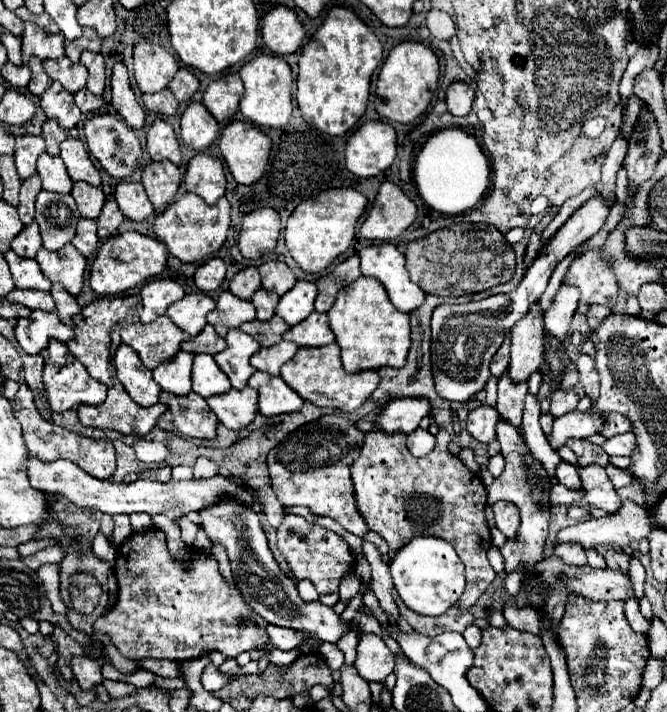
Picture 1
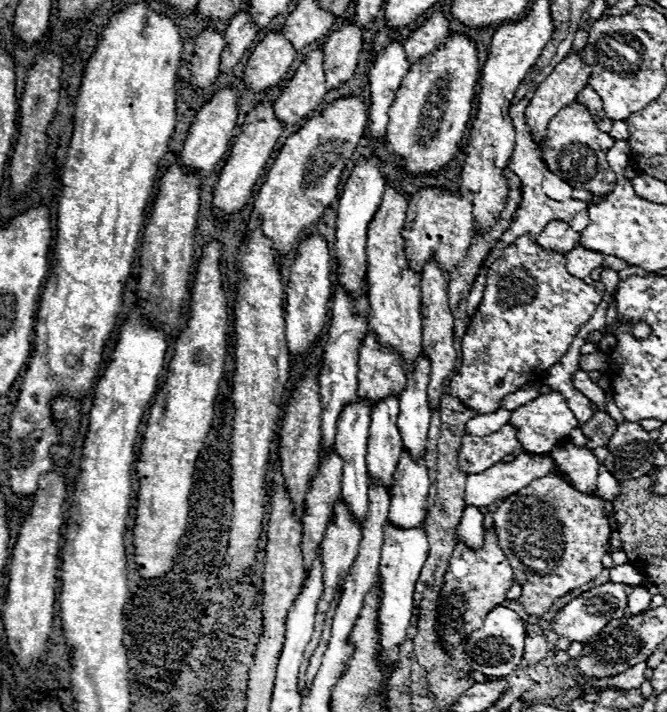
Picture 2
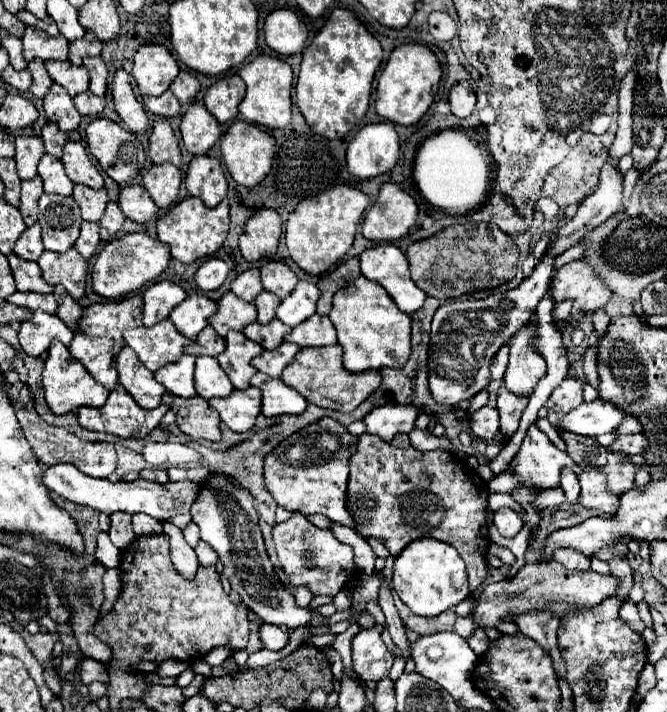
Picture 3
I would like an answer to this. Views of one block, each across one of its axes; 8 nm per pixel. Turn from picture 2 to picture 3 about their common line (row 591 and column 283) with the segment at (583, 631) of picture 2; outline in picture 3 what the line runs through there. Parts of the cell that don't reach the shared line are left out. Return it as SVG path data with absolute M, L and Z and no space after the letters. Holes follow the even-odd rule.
M214 472L208 476L206 484L198 492L196 502L192 504L192 522L200 528L200 538L210 544L224 564L224 578L230 582L232 590L240 594L244 606L248 606L262 622L286 626L294 630L298 626L310 626L312 608L298 608L294 596L280 586L274 566L268 560L264 540L258 528L258 516L254 510L254 498L250 492L226 476Z

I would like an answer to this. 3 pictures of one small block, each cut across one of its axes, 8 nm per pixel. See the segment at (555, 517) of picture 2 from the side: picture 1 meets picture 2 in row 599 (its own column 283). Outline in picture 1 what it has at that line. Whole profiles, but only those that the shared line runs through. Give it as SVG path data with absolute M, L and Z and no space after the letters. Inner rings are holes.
M286 516L276 536L278 548L290 566L290 578L296 582L310 580L316 586L318 594L338 592L340 580L354 570L354 554L346 544L346 540L342 540L338 534L330 530L306 522L302 516Z

